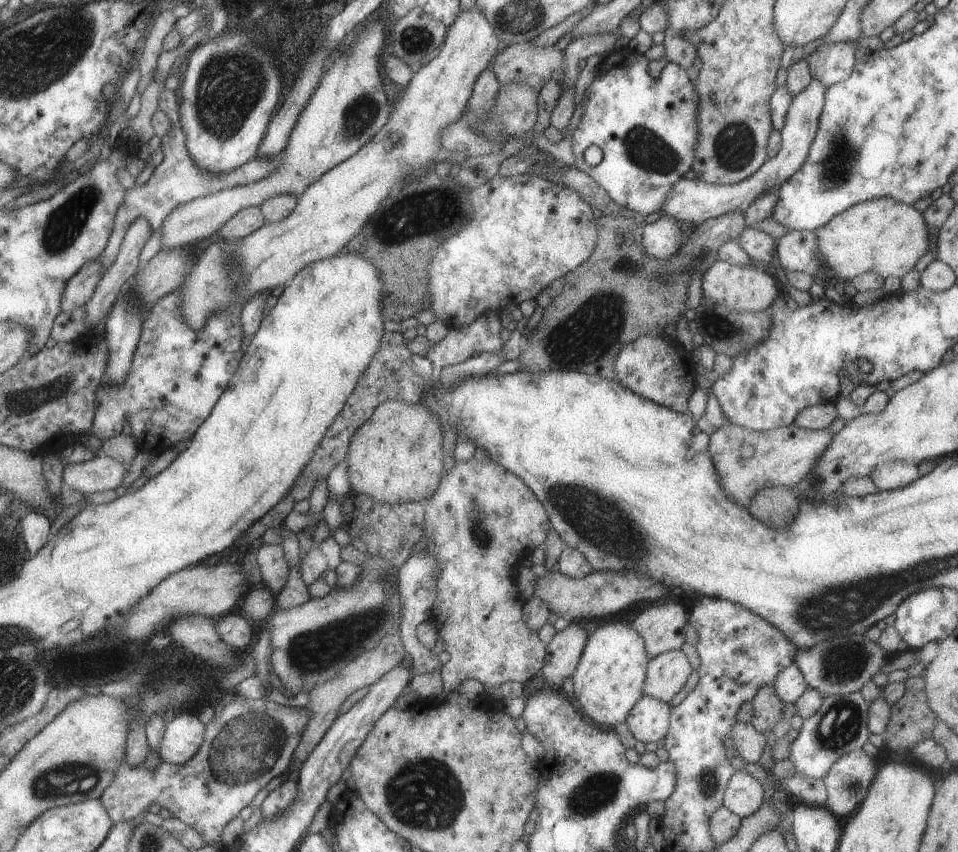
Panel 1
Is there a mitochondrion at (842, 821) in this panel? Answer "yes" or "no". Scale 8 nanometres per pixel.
no

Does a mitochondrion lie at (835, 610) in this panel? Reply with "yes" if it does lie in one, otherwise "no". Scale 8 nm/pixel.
yes

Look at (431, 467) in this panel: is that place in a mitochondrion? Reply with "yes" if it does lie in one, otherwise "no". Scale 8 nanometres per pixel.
no

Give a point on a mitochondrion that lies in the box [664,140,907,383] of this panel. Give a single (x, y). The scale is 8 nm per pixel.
(719, 329)

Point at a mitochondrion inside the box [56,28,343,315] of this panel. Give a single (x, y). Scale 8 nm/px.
(225, 88)

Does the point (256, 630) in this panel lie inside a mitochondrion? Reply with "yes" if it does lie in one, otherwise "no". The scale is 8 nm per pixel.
no

